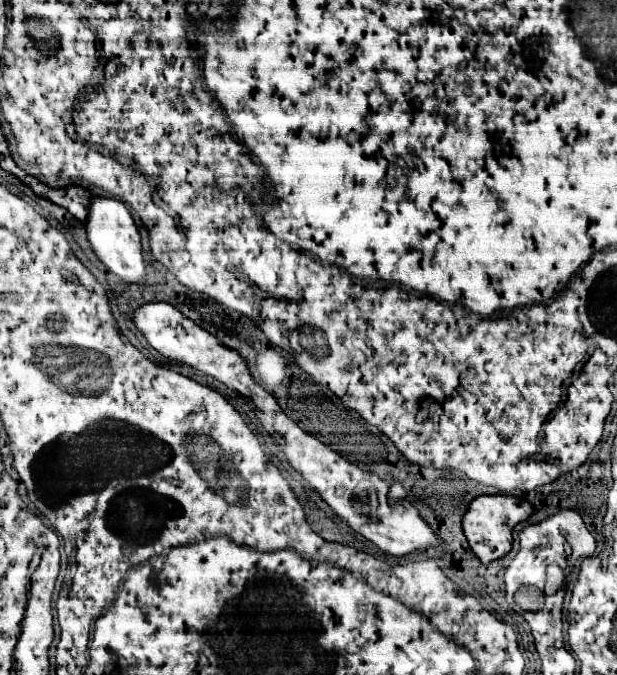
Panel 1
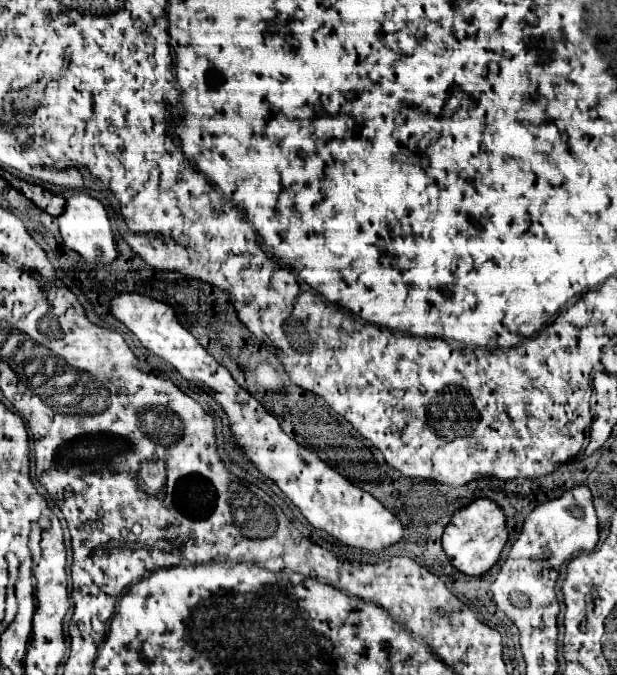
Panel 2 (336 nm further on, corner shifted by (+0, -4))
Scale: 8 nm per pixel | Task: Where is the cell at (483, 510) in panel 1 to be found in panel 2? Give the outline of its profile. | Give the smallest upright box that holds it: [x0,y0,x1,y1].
[442,498,510,576]

